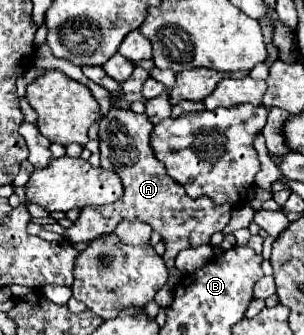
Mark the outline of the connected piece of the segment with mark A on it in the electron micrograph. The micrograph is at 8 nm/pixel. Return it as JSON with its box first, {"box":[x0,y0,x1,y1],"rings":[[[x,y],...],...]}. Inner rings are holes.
{"box":[64,108,232,270],"rings":[[[112,108],[108,116],[100,120],[100,166],[106,170],[114,170],[122,184],[124,196],[112,206],[88,206],[80,212],[78,220],[64,232],[64,236],[72,242],[90,242],[98,236],[110,234],[116,230],[120,220],[140,220],[148,222],[164,240],[166,252],[164,262],[170,270],[174,270],[174,258],[180,250],[190,246],[202,246],[210,242],[214,232],[222,232],[230,220],[232,206],[230,204],[214,204],[210,198],[202,196],[192,200],[178,182],[172,182],[166,174],[162,162],[158,162],[150,148],[150,132],[152,122],[146,114],[134,114],[130,108]]]}

